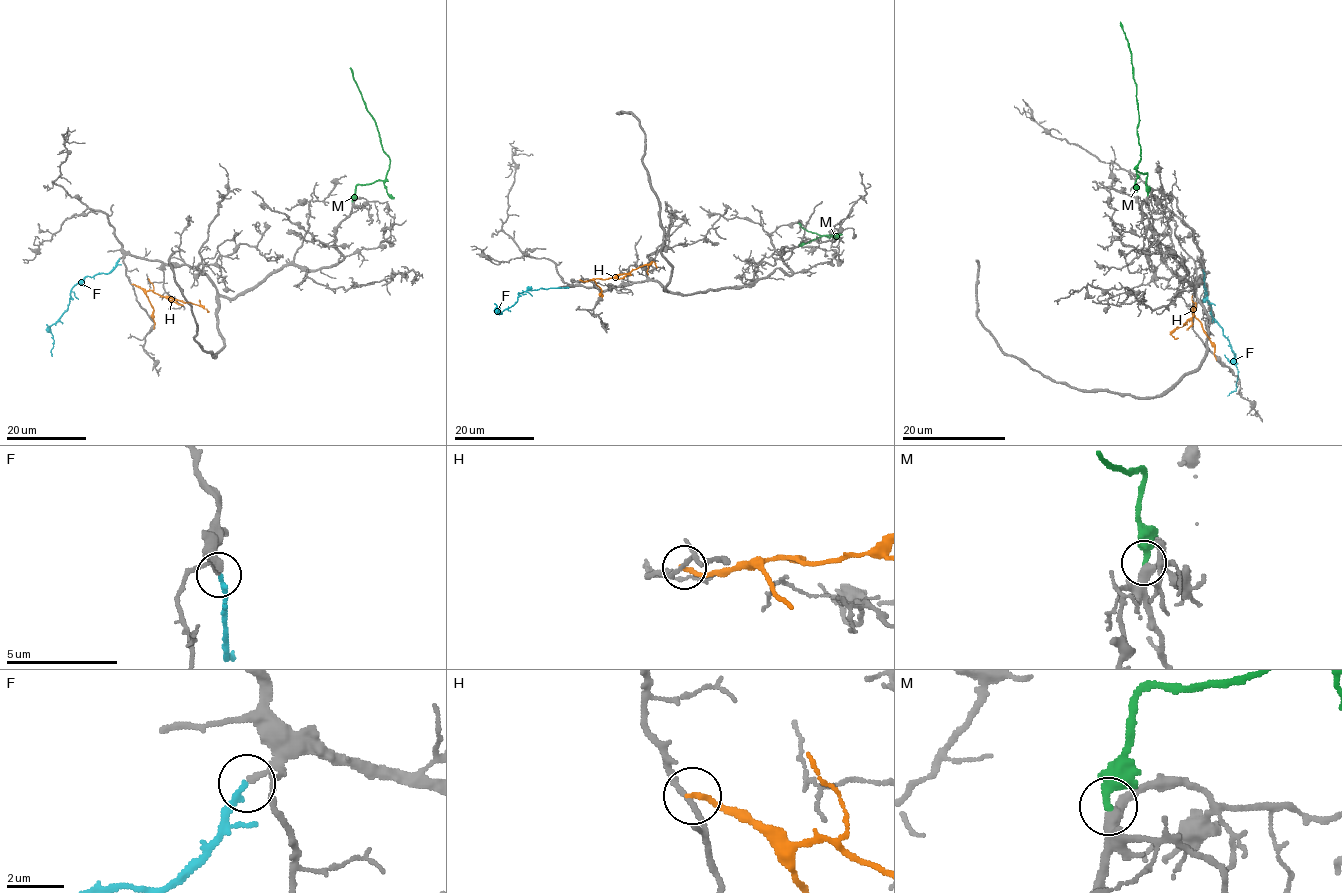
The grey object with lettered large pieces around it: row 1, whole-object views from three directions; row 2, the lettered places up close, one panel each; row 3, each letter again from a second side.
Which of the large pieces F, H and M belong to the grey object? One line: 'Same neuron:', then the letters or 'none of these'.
Same neuron: F

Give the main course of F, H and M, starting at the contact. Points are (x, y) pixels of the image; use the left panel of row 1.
F: (120, 259), (108, 273), (86, 276), (72, 289), (68, 309), (50, 327), (54, 344), (52, 356)
H: (132, 284), (202, 306), (208, 311)
M: (352, 201), (357, 185), (384, 179), (390, 157), (383, 149), (375, 119), (367, 109), (350, 67)

